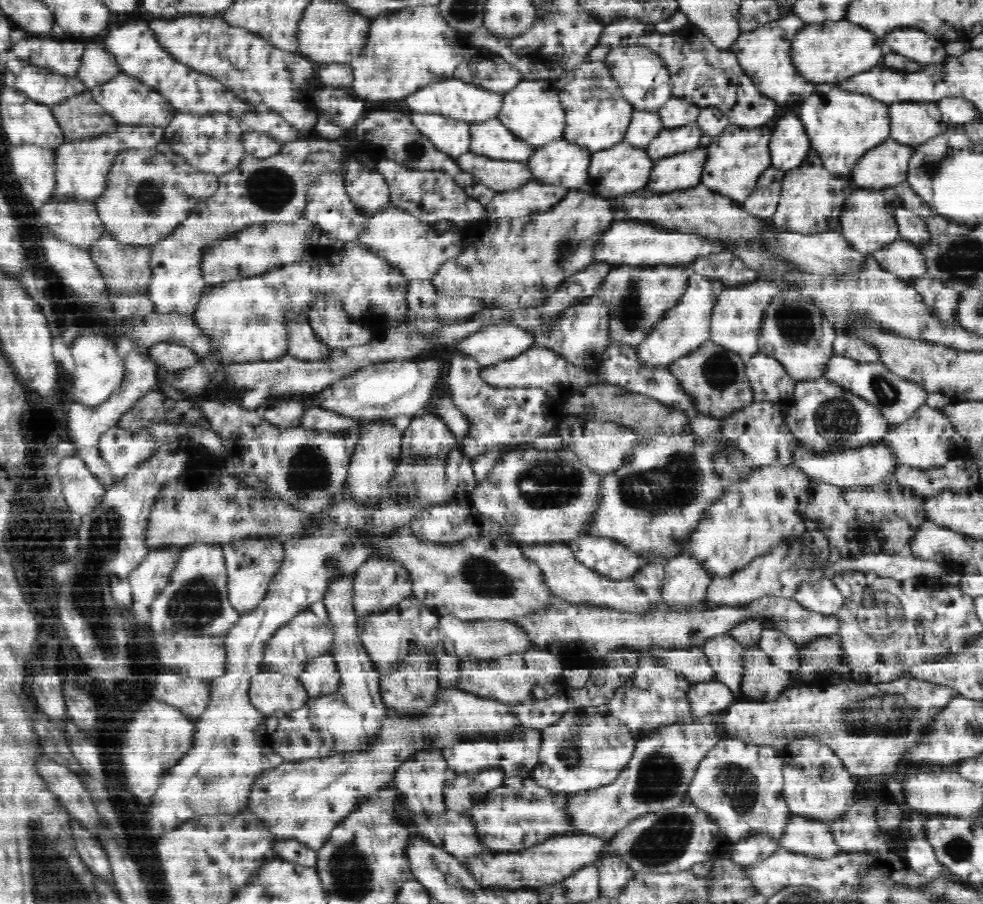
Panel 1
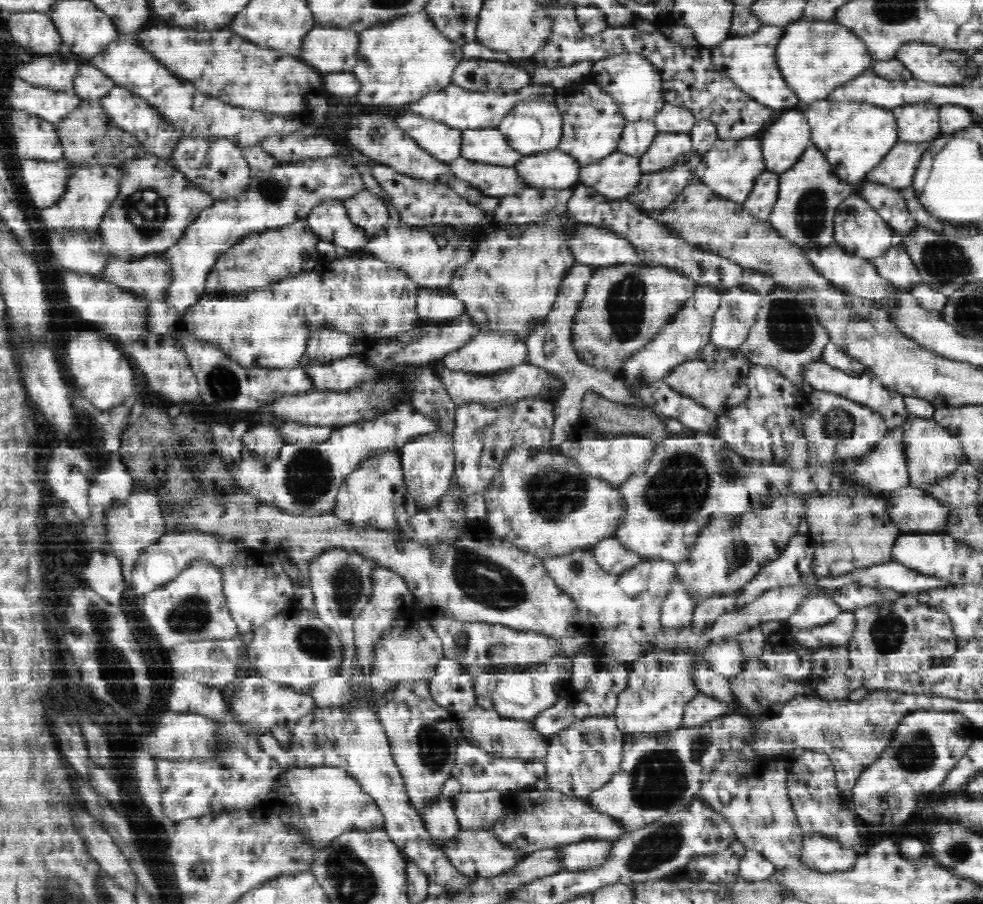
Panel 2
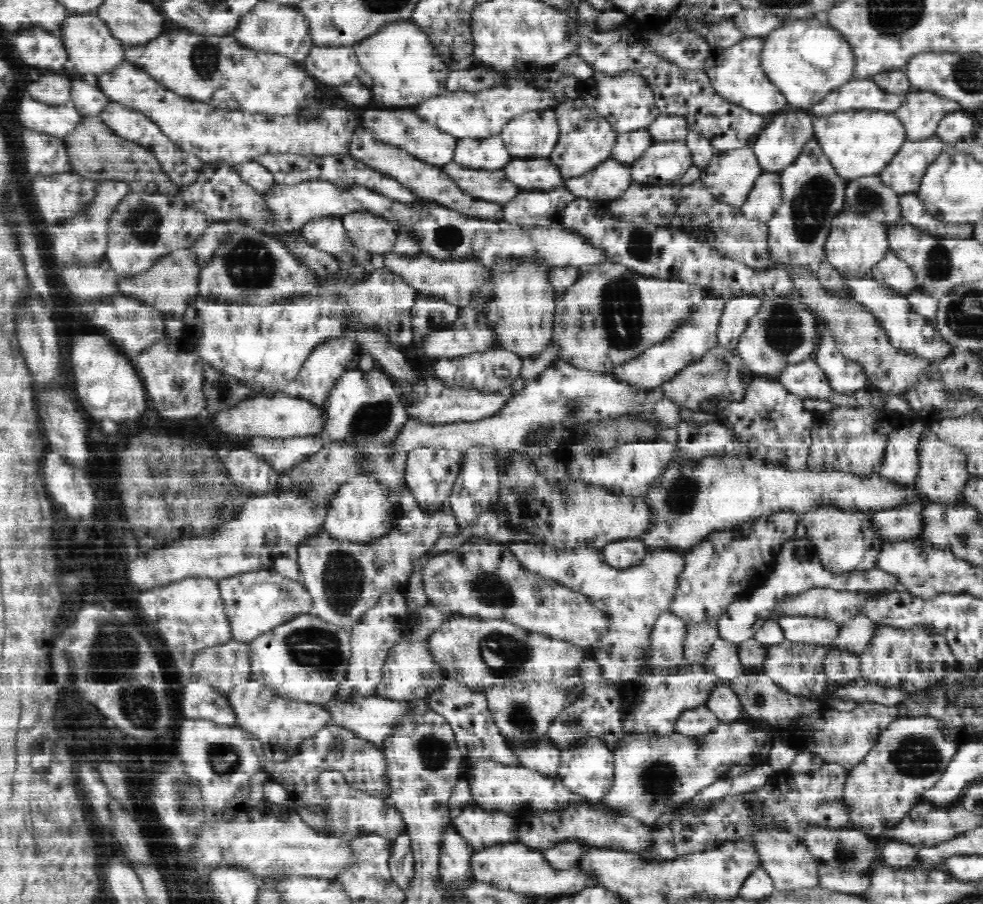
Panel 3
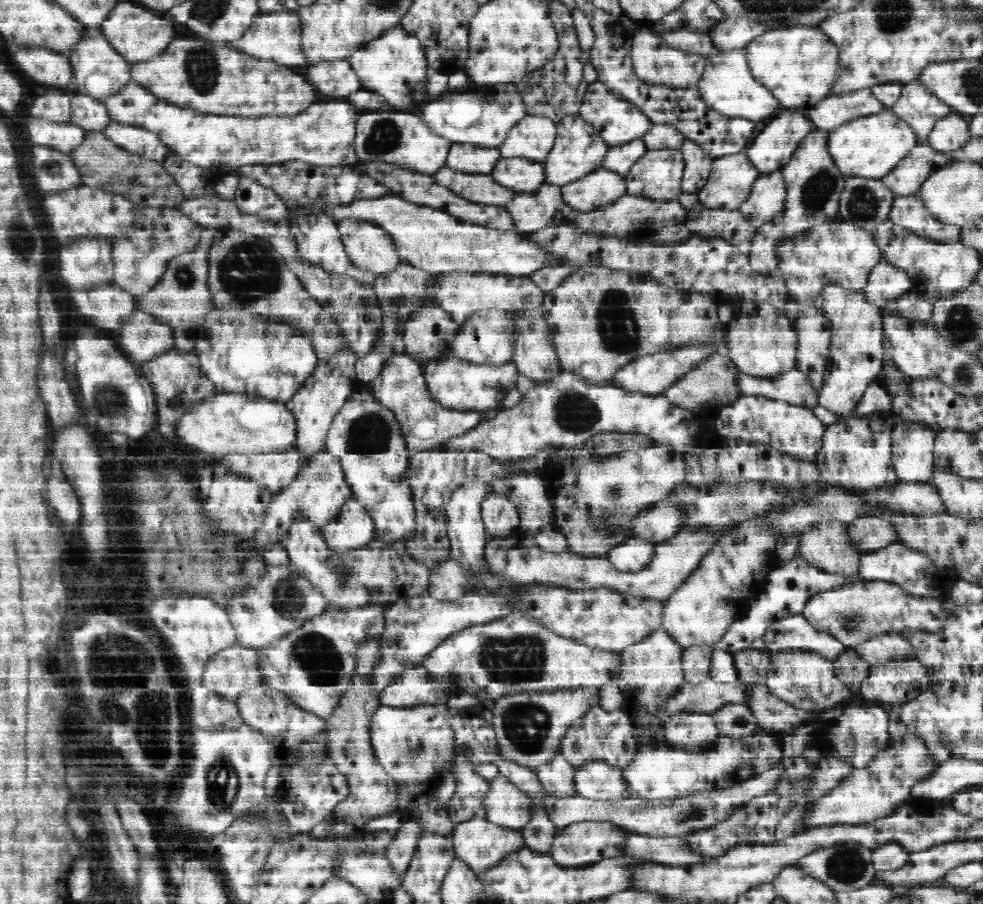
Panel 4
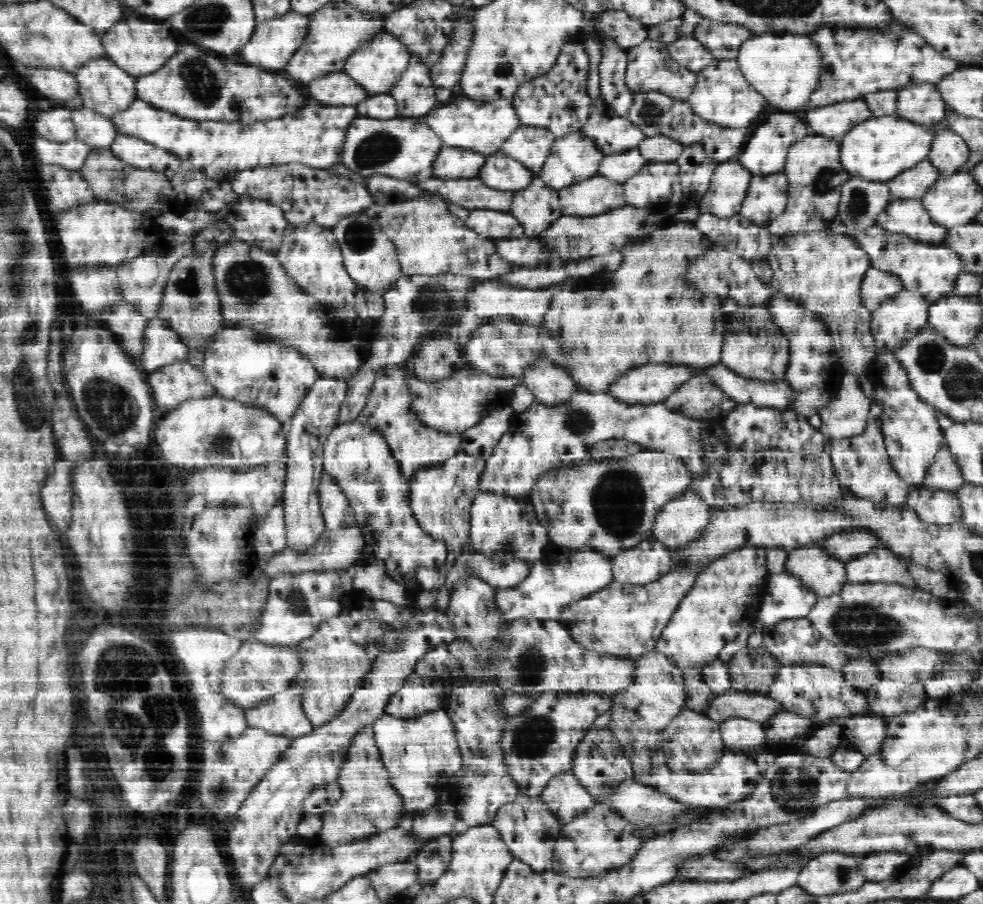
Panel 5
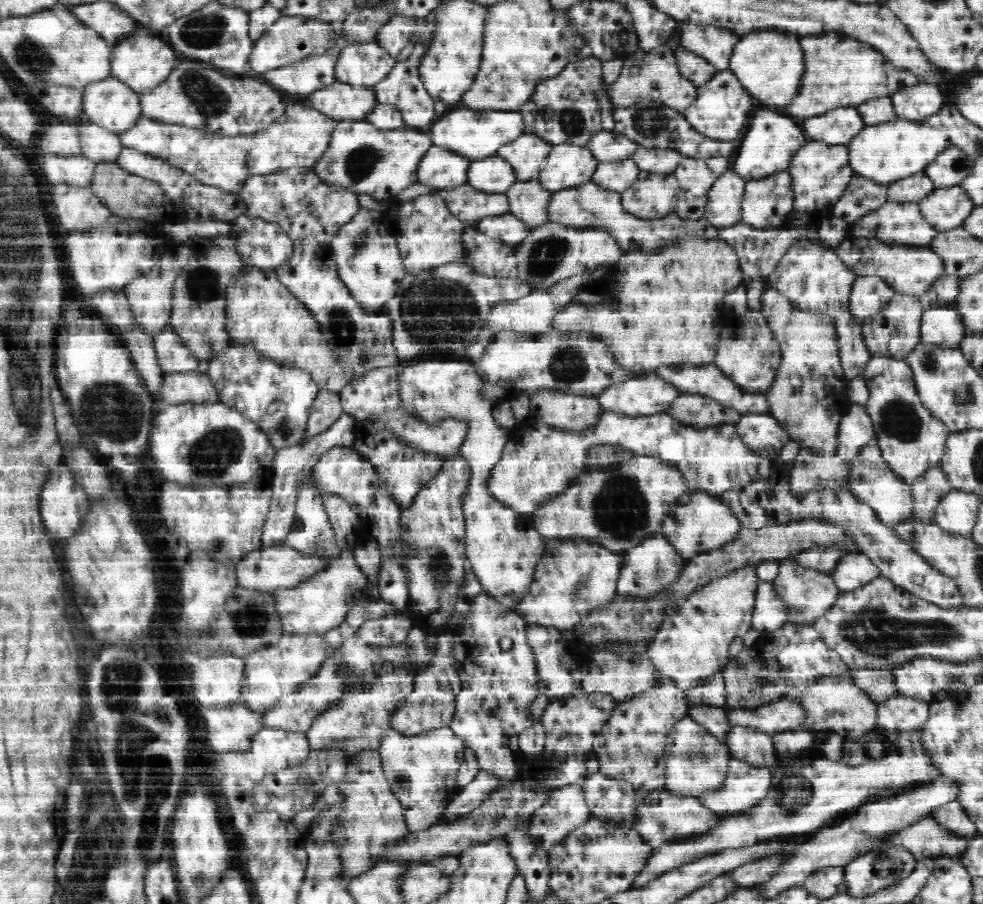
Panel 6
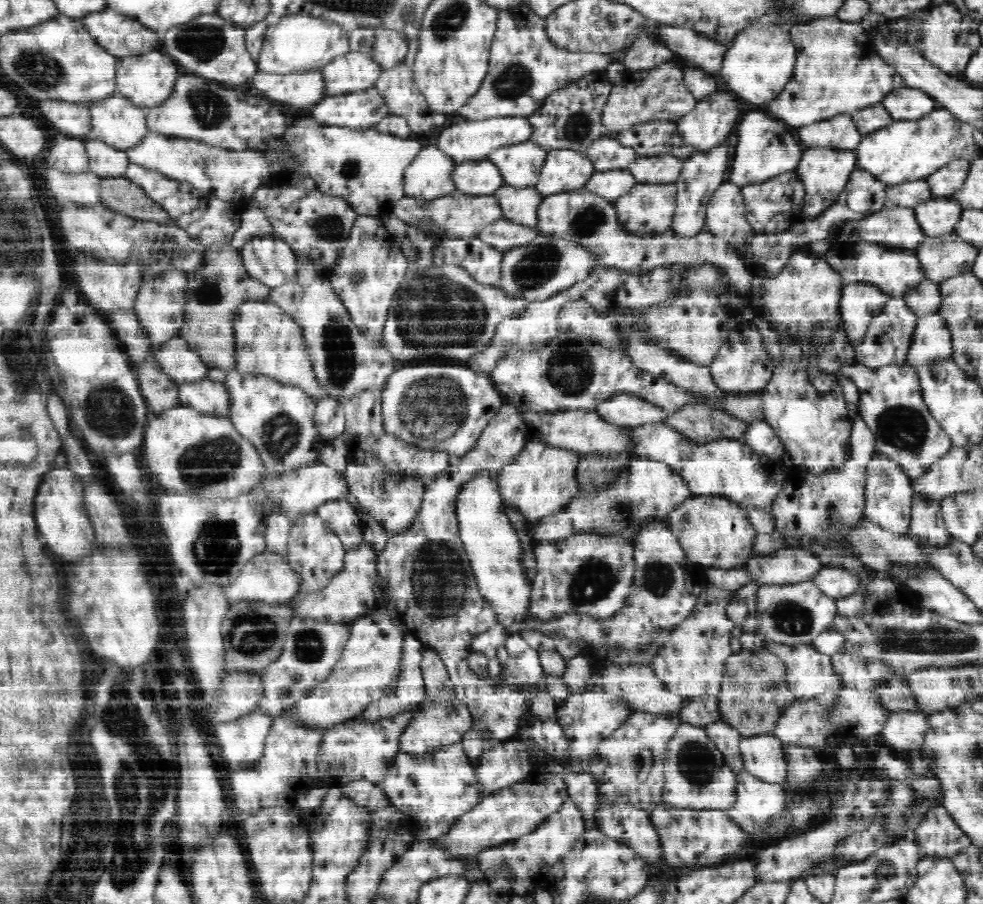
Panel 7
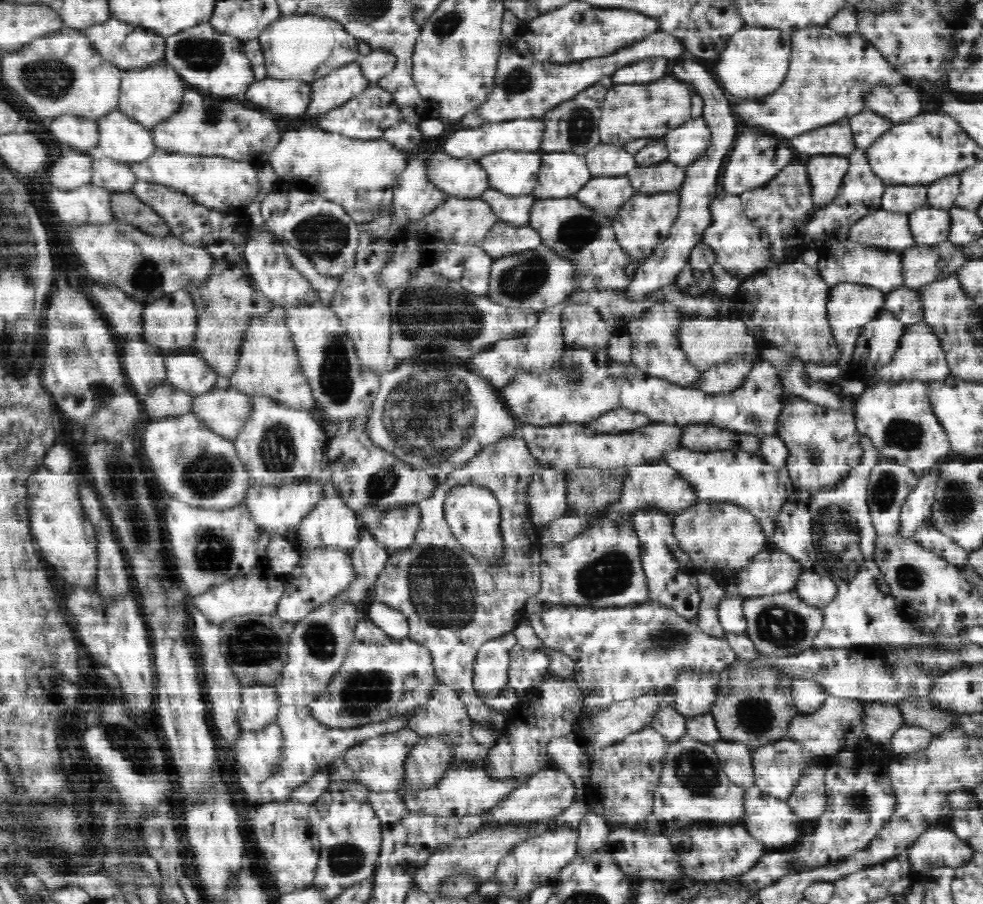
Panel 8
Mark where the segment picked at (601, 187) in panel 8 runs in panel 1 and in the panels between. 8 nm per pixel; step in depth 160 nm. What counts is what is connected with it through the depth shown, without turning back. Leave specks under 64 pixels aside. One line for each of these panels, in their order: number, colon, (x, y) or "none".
1: (645, 125)
2: (636, 138)
3: (630, 146)
4: (621, 158)
5: (619, 166)
6: (619, 176)
7: (611, 184)

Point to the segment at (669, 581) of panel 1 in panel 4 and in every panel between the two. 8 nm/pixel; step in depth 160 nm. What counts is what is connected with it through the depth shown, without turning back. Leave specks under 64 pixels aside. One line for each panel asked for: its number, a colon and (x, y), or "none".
2: (677, 611)
3: (666, 642)
4: (652, 670)

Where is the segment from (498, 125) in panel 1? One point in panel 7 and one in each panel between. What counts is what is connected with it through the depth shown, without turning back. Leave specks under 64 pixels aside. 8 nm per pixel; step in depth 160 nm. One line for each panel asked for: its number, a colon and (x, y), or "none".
2: (486, 145)
3: (490, 153)
4: (465, 157)
5: (452, 162)
6: (440, 168)
7: (429, 175)

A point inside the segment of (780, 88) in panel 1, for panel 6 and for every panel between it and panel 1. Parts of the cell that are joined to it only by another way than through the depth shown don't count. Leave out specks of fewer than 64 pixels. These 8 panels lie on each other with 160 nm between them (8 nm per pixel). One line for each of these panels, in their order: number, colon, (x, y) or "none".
2: (751, 61)
3: (735, 72)
4: (727, 85)
5: (722, 96)
6: (721, 108)

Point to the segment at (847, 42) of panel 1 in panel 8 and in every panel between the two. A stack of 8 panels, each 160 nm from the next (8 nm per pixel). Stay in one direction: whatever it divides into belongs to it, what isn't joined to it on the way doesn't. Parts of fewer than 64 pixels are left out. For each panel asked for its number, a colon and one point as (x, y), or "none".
2: (815, 57)
3: (806, 60)
4: (797, 64)
5: (784, 68)
6: (769, 65)
7: (758, 63)
8: (756, 60)

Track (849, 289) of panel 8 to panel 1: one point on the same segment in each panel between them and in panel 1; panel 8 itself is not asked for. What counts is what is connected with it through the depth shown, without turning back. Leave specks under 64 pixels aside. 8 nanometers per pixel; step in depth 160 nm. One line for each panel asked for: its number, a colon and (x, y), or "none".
1: (901, 257)
2: (895, 265)
3: (892, 271)
4: (885, 283)
5: (878, 286)
6: (869, 294)
7: (860, 302)

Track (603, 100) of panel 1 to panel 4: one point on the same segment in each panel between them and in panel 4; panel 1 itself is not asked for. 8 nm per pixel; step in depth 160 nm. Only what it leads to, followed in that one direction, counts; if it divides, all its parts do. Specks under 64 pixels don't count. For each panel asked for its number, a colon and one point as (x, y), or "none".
2: (593, 124)
3: (586, 140)
4: (578, 150)

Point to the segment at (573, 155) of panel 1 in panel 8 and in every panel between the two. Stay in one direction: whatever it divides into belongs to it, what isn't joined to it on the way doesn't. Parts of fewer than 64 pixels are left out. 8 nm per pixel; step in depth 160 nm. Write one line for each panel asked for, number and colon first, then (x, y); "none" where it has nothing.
2: (555, 169)
3: (533, 173)
4: (519, 173)
5: (500, 172)
6: (492, 174)
7: (482, 177)
8: (462, 178)

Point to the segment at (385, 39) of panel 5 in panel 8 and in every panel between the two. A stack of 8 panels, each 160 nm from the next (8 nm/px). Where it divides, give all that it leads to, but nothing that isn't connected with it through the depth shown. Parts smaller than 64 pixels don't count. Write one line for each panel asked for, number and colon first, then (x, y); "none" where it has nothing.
6: (364, 64)
7: (351, 72)
8: (342, 84)

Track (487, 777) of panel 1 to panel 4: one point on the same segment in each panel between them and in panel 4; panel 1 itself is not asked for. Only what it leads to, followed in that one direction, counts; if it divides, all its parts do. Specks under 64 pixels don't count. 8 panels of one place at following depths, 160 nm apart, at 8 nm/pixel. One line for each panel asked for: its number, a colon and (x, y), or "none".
2: (475, 810)
3: (480, 828)
4: (480, 844)

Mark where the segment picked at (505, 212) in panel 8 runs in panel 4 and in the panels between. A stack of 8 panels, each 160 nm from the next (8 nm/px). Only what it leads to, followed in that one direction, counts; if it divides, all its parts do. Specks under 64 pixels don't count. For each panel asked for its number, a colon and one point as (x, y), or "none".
4: (546, 207)
5: (537, 206)
6: (528, 200)
7: (520, 204)

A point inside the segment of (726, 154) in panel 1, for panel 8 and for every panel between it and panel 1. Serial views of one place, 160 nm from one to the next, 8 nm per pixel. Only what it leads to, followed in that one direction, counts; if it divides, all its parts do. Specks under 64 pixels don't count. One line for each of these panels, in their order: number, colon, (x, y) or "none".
2: (730, 168)
3: (731, 175)
4: (731, 178)
5: (729, 185)
6: (723, 208)
7: (725, 212)
8: (731, 235)

